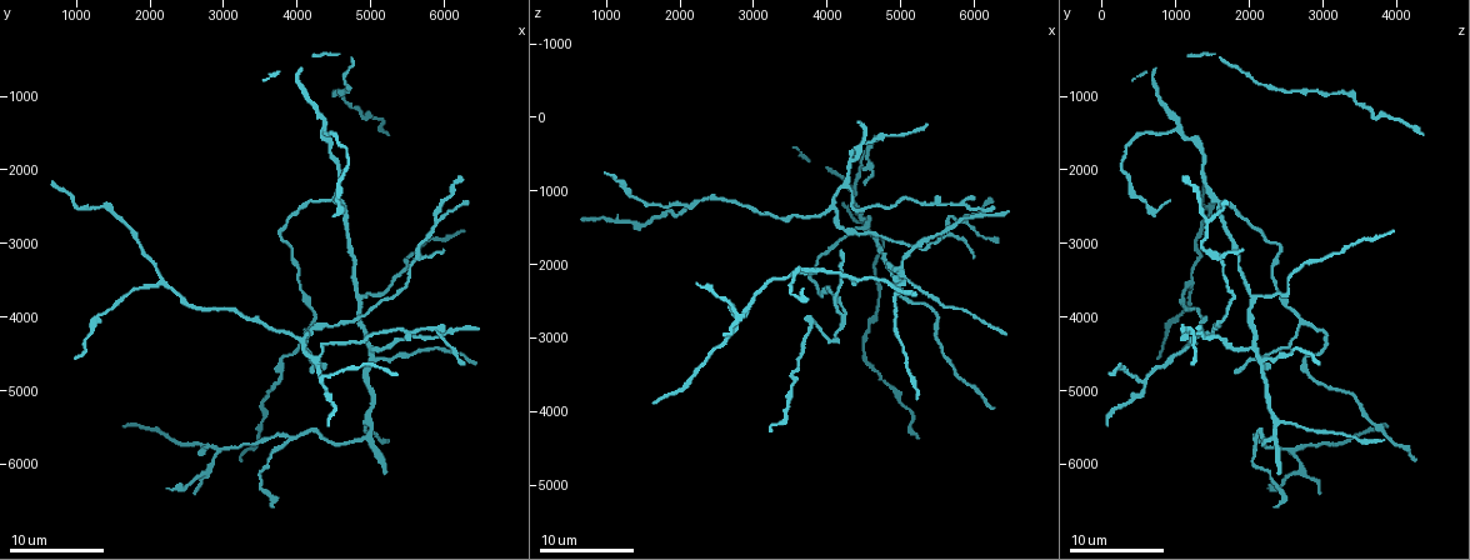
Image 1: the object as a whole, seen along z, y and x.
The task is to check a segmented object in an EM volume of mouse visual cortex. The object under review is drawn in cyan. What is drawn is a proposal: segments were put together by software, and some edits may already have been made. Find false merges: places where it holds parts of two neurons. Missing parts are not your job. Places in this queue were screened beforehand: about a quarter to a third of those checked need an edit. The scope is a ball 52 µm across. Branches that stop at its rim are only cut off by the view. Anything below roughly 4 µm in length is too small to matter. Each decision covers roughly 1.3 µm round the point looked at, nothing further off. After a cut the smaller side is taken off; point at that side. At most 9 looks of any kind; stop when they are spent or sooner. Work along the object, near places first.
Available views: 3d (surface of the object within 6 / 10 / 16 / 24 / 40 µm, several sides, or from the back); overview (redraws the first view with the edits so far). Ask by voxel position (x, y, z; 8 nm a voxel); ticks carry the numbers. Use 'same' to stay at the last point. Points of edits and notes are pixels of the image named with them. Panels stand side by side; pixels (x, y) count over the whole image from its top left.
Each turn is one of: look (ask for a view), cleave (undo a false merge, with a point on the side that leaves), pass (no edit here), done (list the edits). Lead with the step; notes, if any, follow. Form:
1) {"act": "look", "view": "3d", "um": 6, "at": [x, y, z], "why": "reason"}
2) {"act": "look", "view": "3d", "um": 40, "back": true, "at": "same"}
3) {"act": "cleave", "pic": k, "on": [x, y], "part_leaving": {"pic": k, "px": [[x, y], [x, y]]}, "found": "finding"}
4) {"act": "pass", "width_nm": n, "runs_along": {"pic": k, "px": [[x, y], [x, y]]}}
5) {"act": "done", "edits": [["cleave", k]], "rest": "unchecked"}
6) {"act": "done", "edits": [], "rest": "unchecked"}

{"act": "look", "view": "3d", "um": 6, "at": [2150, 3550, 1200], "why": "arms part here"}

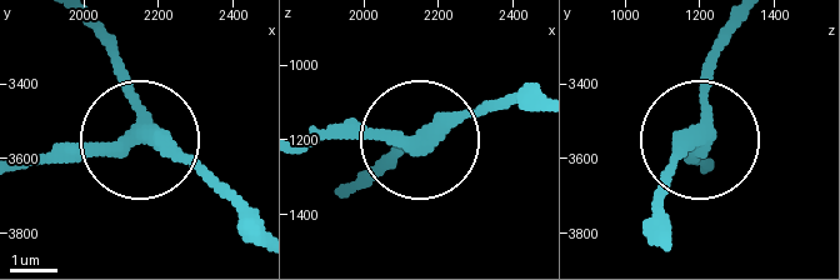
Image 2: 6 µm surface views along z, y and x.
{"act": "look", "view": "3d", "um": 6, "back": true, "at": [2160, 3530, 1200]}

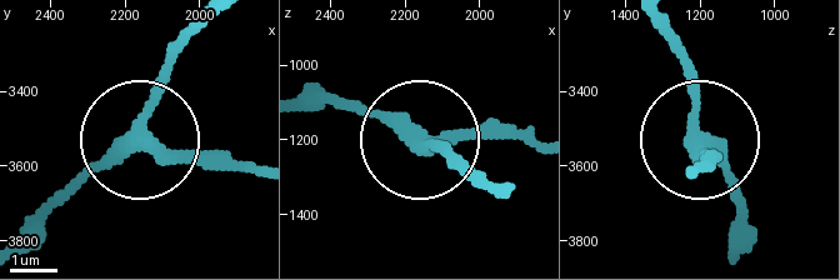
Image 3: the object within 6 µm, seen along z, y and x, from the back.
{"act": "pass", "runs_along": {"pic": 3, "px": [[29, 238], [88, 178], [148, 141], [251, 165]]}, "found": "one neuron here"}

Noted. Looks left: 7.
{"act": "look", "view": "3d", "um": 10, "at": [2900, 5800, 2600], "why": "three-way junction"}

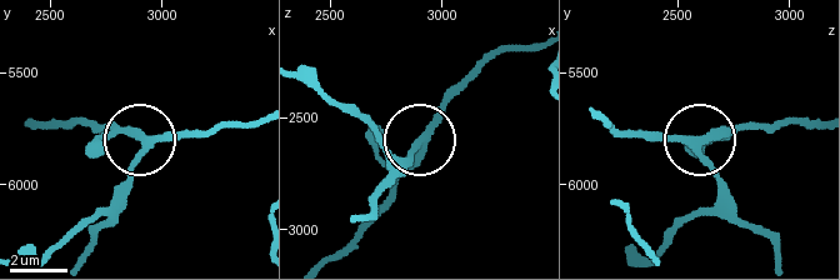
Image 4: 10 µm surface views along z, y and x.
{"act": "pass", "runs_along": {"pic": 4, "px": [[598, 113], [634, 134], [691, 136], [724, 196]]}, "found": "all the same neuron"}

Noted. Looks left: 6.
{"act": "look", "view": "3d", "um": 10, "at": [3900, 5650, 2100], "why": "side arm on a straight run"}

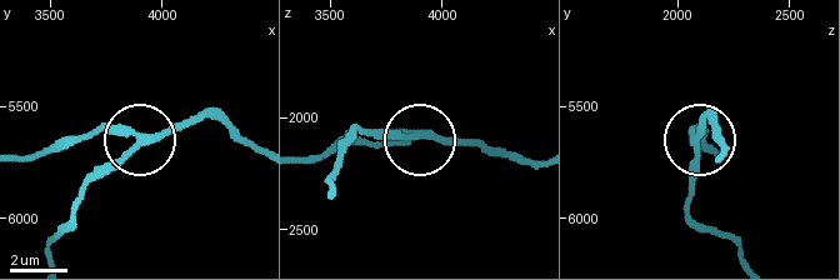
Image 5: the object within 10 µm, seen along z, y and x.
{"act": "look", "view": "3d", "um": 6, "at": [3870, 5680, 2080]}

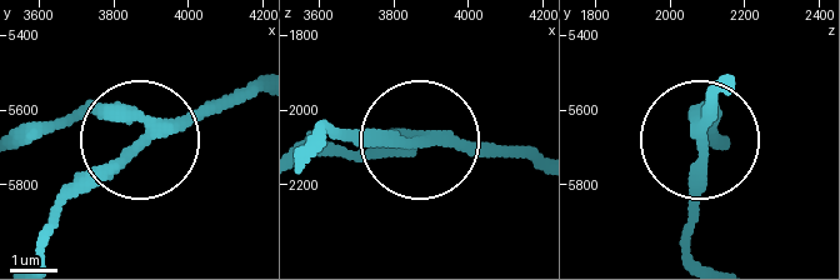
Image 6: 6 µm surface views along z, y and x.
{"act": "pass", "width_nm": 290, "found": "continuous, no second neuron"}

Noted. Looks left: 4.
{"act": "look", "view": "3d", "um": 10, "at": [5000, 4600, 2150]}

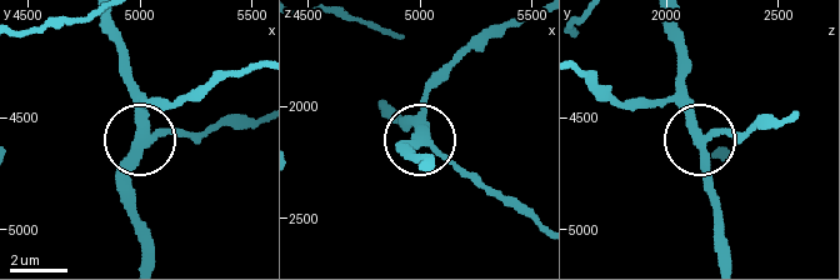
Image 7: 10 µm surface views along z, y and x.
{"act": "pass", "arms": 3, "runs_along": {"pic": 7, "px": [[678, 33], [678, 73], [696, 135], [754, 130]]}, "found": "one neuron here"}

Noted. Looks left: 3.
{"act": "look", "view": "3d", "um": 10, "at": [5850, 4150, 1150], "why": "side arm on a straight run"}

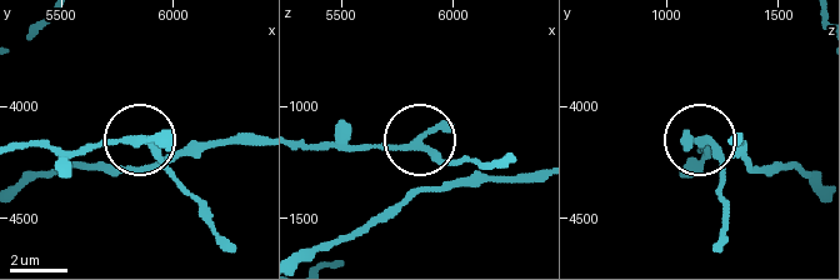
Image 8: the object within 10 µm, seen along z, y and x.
{"act": "pass", "found": "continuous, no second neuron"}

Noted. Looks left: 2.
{"act": "done", "edits": [], "rest": "unchecked"}

